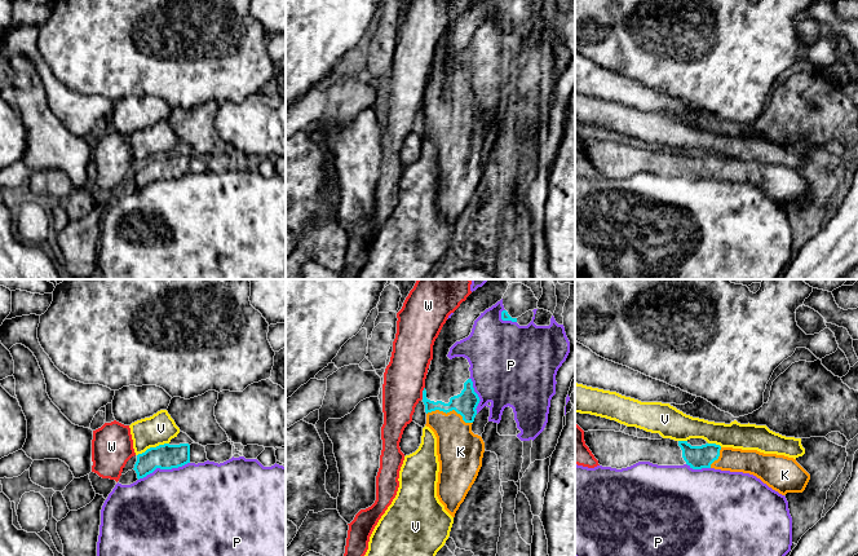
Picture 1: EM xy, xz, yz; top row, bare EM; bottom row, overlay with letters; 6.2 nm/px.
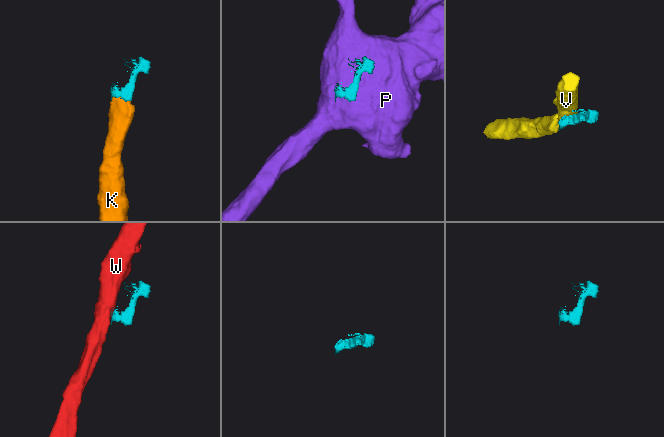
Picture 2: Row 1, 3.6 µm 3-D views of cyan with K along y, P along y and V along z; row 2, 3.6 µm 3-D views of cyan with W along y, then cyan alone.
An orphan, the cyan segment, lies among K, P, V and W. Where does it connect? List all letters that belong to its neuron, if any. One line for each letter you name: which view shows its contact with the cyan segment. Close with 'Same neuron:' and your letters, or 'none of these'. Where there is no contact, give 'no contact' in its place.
K: meets cyan in xz
Same neuron: K

